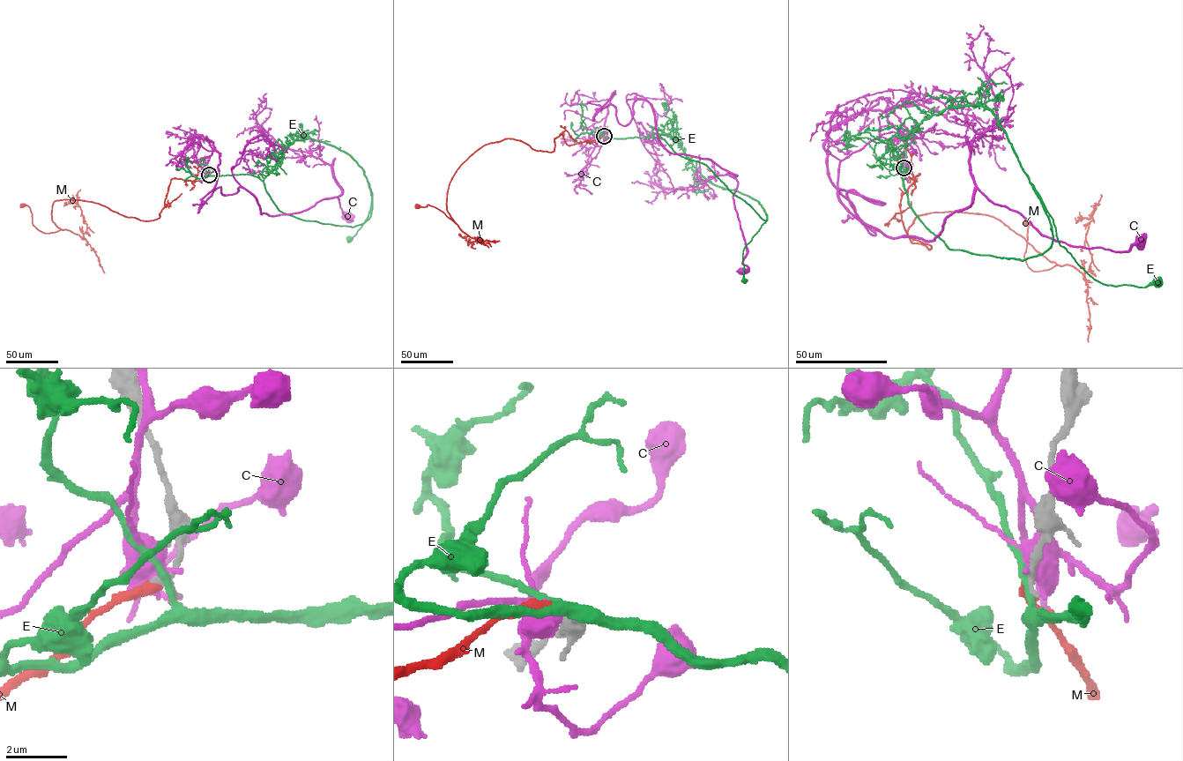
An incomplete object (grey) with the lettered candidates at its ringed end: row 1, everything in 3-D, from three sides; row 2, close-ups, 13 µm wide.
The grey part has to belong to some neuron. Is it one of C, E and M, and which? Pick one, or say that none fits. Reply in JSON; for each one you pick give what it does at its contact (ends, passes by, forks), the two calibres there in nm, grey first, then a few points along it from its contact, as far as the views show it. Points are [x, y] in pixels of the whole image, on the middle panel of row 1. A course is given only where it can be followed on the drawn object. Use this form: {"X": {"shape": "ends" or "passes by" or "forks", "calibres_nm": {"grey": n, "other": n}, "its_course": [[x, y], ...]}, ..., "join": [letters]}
{"M": {"shape": "ends", "calibres_nm": {"grey": 260, "other": 320}, "its_course": [[604, 136], [568, 145], [561, 134], [548, 152], [511, 138], [485, 145], [450, 182], [455, 222], [418, 206]]}, "join": ["M"]}

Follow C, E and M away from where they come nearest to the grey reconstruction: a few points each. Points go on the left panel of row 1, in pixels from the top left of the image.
C: (210, 174), (212, 142), (218, 177), (202, 200), (241, 187), (262, 214), (286, 214), (339, 186), (348, 216)
E: (210, 175), (258, 177), (279, 211), (338, 226), (354, 227), (368, 220), (371, 192), (368, 218), (349, 239)
M: (209, 175), (172, 178), (159, 217), (151, 220), (57, 200), (51, 220), (60, 229), (44, 233), (23, 205)

